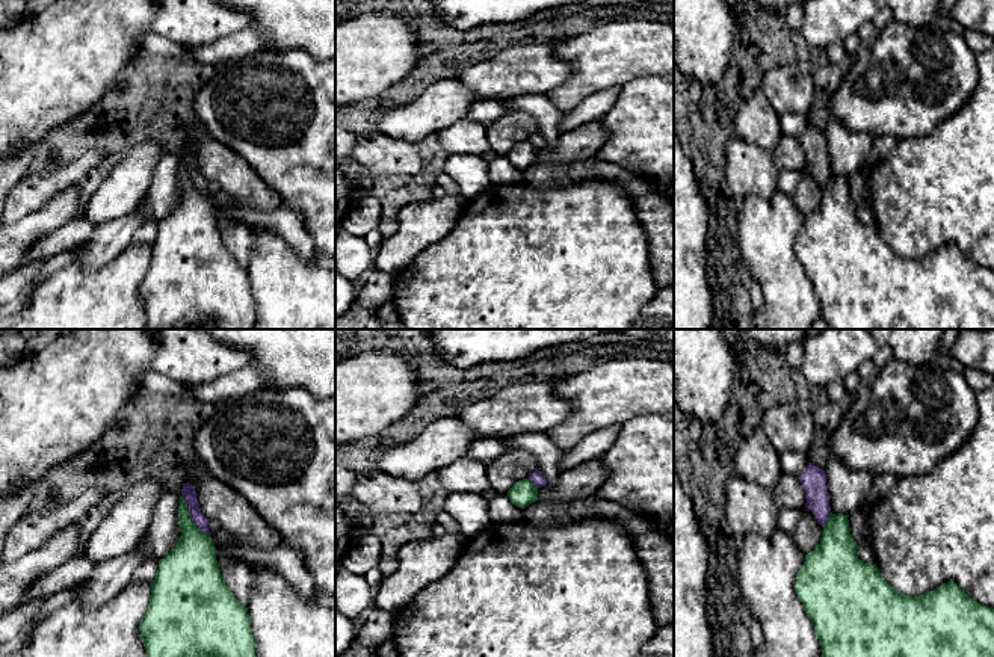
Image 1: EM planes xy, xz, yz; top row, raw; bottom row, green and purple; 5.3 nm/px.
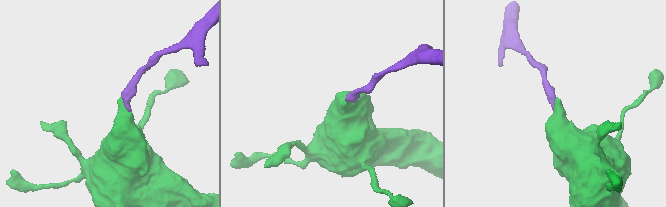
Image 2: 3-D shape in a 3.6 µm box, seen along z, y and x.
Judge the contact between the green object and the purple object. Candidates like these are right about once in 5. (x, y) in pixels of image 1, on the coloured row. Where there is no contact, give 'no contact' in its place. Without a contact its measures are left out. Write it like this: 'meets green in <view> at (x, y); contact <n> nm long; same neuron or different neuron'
meets green in xy at (189, 517); contact 260 nm long; different neuron

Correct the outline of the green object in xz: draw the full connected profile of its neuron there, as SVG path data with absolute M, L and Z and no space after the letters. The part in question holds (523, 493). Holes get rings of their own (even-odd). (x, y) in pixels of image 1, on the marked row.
M523 479L508 491L508 497L512 504L524 509L538 501L538 488L529 479Z

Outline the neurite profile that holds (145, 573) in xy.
M150 557L136 569L131 583L153 583L157 569L159 569L159 562L154 557Z

